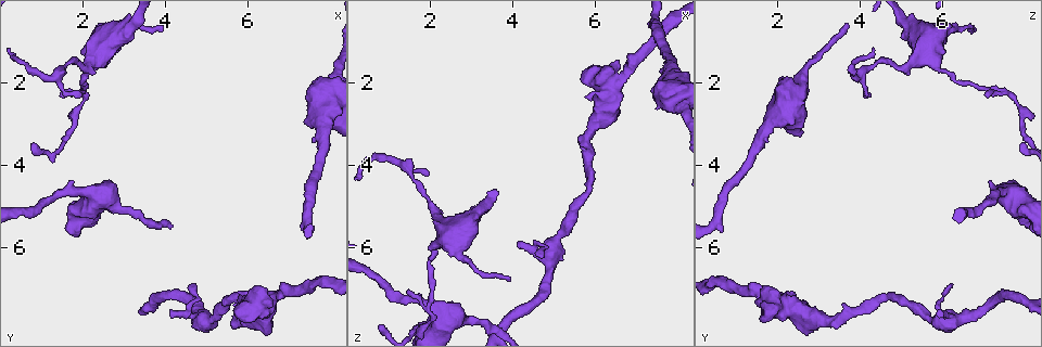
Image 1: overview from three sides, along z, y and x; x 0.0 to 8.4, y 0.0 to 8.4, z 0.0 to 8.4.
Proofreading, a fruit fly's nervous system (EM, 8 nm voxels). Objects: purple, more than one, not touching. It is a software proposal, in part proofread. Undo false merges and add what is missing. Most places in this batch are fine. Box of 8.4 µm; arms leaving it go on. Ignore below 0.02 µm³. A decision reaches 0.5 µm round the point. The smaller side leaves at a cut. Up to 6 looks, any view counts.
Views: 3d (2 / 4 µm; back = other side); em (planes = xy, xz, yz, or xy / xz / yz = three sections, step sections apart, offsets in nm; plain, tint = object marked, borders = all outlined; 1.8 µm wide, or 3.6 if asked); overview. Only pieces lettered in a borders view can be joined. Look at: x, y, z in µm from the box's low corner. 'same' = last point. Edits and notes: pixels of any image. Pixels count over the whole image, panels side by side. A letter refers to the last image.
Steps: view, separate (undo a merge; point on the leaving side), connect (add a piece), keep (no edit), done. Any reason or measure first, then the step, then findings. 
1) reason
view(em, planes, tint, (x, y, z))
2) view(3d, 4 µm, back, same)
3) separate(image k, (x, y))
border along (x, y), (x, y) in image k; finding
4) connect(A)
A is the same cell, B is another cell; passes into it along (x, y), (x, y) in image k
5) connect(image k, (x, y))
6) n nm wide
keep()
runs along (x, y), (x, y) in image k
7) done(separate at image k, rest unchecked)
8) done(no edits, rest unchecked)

calibre changes
view(em, xy, step 8, borders, (6.55, 7.30, 1.95))

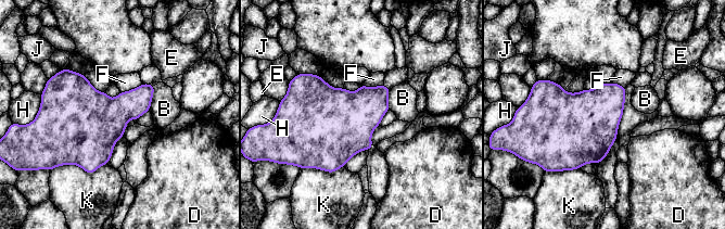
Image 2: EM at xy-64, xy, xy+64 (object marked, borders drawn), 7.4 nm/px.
K touches over 340 nm
keep()
B, D, E, F, H, J and K are other cells; border along (142, 83), (135, 88), (121, 92) in image 2; all the same cell

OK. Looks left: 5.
an open end
view(em, xz, step 8, tint, (4.15, 7.50, 5.95))

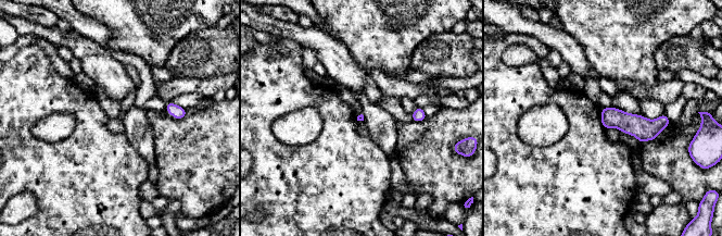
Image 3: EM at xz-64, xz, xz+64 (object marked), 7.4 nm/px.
cut it another way
view(em, planes, borders, same)

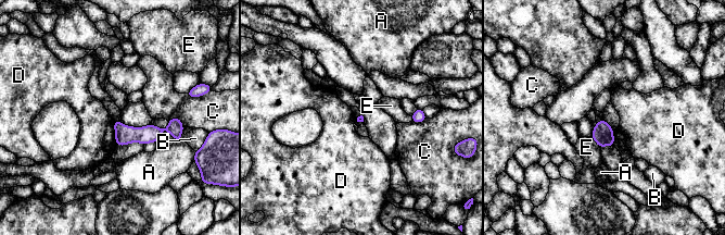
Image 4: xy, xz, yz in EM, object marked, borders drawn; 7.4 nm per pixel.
keep()
A, B, C, D and E are other cells; runs along (116, 123), (126, 133), (180, 127) in image 4; no lettered piece goes on from it

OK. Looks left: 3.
free end
view(3d, 2 µm, (1.55, 2.40, 7.05))

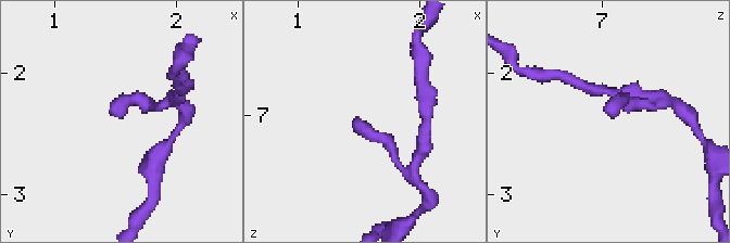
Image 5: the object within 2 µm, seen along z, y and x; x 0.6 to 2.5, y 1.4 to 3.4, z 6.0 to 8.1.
view(em, planes, borders, (1.54, 2.36, 7.10))

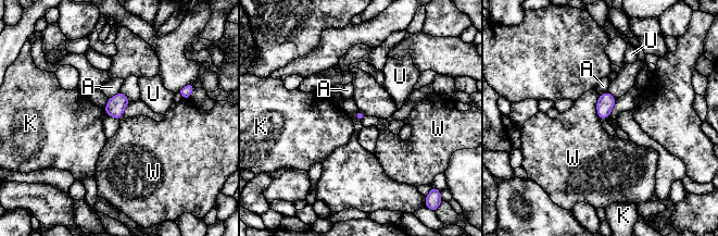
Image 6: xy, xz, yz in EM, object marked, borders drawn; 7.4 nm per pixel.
W touches over 180 nm
keep()
A, K, U and W are other cells; none of them fits

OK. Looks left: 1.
done(no edits, rest unchecked)

